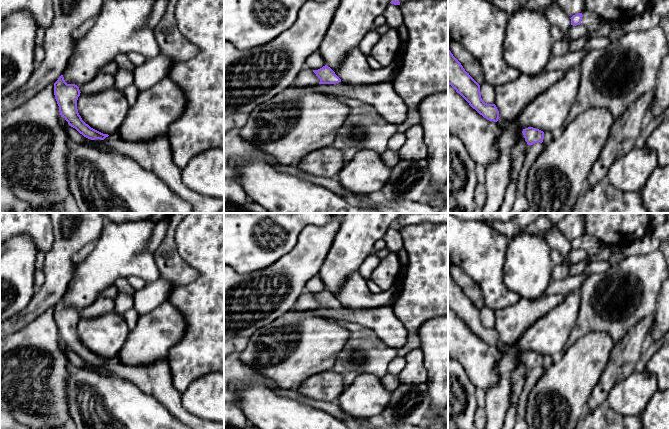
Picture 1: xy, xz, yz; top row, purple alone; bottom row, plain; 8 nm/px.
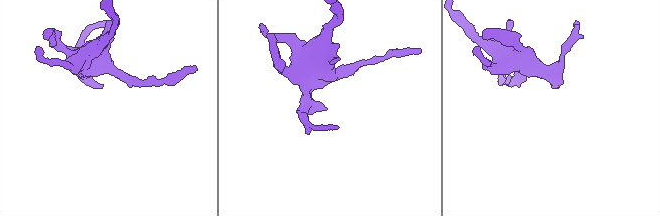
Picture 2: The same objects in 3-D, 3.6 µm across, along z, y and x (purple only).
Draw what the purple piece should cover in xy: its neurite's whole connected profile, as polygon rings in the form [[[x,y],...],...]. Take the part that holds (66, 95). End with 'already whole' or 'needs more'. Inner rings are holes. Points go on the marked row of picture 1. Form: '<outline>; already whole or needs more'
[[[61,75],[54,83],[54,95],[59,106],[59,112],[68,124],[75,128],[84,137],[95,140],[98,144],[105,144],[111,150],[126,155],[136,161],[144,169],[156,174],[177,196],[191,206],[191,213],[220,213],[224,208],[224,199],[207,197],[188,188],[183,180],[180,169],[173,161],[171,146],[166,135],[162,135],[148,141],[125,141],[119,136],[118,131],[112,134],[103,134],[86,124],[78,113],[77,100],[80,96],[79,87],[75,84],[67,84]]]; needs more

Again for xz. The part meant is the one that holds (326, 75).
[[[327,65],[313,70],[320,79],[314,90],[338,97],[348,97],[373,106],[376,111],[389,123],[399,125],[405,121],[408,107],[395,91],[392,81],[365,86],[352,86],[335,74]]]; needs more

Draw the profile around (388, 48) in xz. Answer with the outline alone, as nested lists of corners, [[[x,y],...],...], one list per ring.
[[[390,28],[385,34],[380,36],[372,48],[370,55],[374,57],[382,67],[390,66],[400,57],[403,46],[398,30]]]

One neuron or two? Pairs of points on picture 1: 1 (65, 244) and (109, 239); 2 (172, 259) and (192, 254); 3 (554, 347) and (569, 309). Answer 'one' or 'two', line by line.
1: two
2: two
3: one

